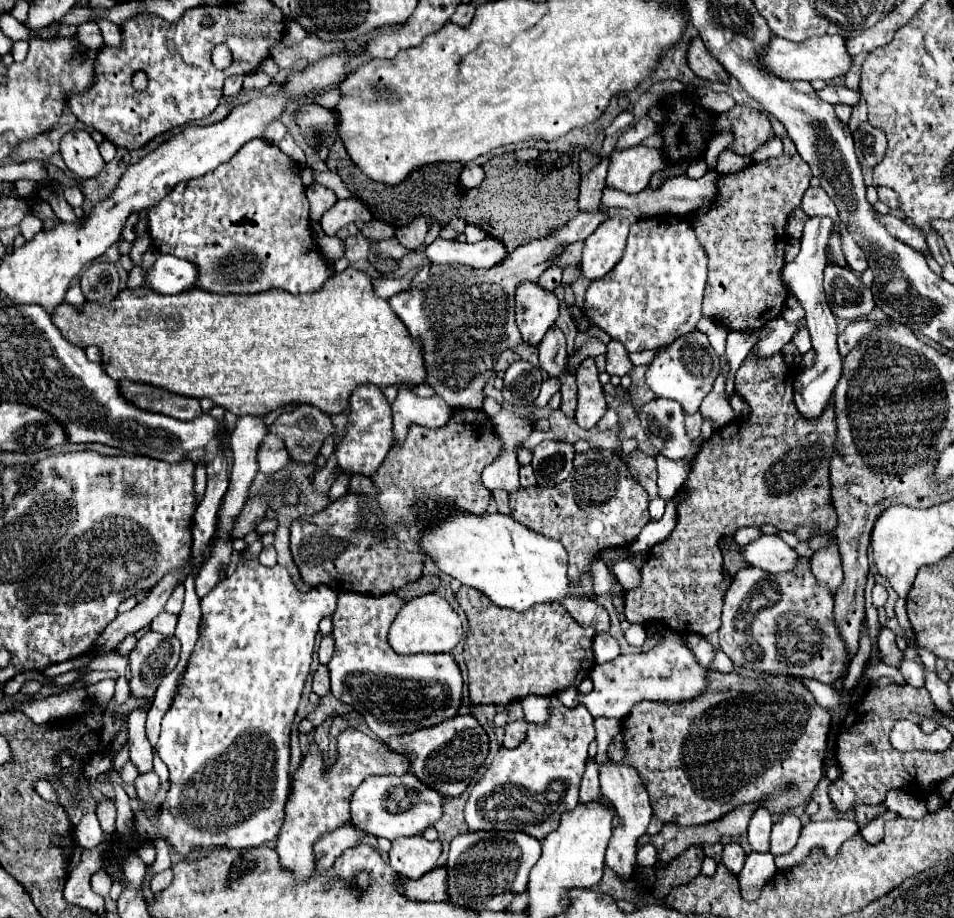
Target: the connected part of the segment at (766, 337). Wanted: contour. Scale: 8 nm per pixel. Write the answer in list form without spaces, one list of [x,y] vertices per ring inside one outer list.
[[[784,317],[772,319],[772,323],[766,323],[760,329],[760,341],[752,349],[758,357],[770,357],[776,351],[782,351],[782,347],[804,327],[804,319],[796,323],[788,323]]]

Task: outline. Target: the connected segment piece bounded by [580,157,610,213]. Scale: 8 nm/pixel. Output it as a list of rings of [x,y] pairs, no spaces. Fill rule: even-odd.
[[[602,157],[602,161],[588,173],[582,177],[582,189],[580,189],[580,211],[582,213],[594,213],[600,205],[600,197],[602,197],[602,189],[604,189],[604,181],[606,181],[606,169],[608,169],[610,161],[606,161],[606,157]]]

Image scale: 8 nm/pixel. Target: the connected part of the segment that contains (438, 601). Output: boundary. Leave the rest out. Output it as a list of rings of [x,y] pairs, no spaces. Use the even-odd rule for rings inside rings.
[[[428,593],[416,599],[410,599],[402,611],[396,615],[388,639],[396,653],[416,655],[416,653],[450,653],[462,639],[462,621],[450,603],[438,593]]]

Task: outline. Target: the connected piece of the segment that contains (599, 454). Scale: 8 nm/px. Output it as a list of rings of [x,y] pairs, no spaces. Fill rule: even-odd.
[[[608,449],[576,453],[574,471],[556,487],[528,487],[510,495],[512,517],[540,535],[560,541],[568,551],[568,575],[578,579],[590,569],[590,559],[606,547],[626,547],[650,521],[648,493],[630,475],[628,465]]]

